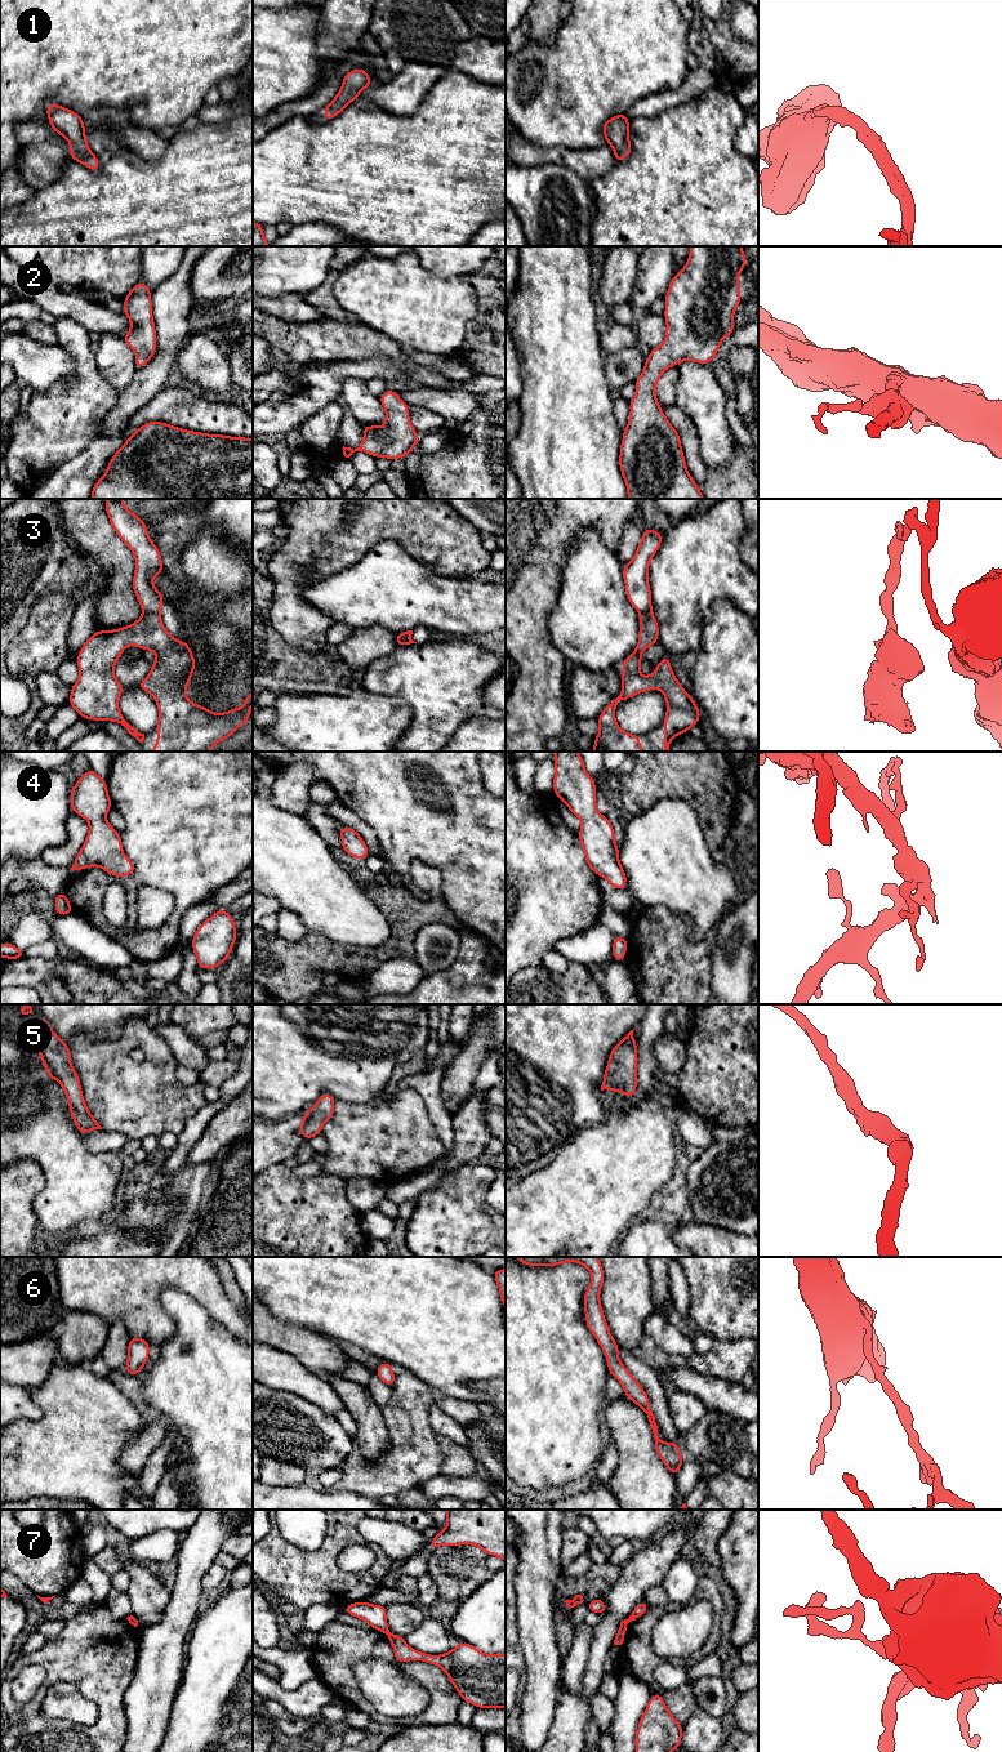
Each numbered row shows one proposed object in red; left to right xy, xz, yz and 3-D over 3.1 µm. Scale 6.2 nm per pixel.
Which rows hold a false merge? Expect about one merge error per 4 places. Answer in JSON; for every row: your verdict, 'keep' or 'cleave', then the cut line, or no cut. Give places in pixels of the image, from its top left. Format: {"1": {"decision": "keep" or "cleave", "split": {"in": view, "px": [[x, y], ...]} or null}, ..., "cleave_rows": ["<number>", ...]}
{"1": {"decision": "keep", "split": null}, "2": {"decision": "keep", "split": null}, "3": {"decision": "cleave", "split": {"in": "xz", "px": [[396, 634], [404, 636], [410, 642]]}}, "4": {"decision": "keep", "split": null}, "5": {"decision": "keep", "split": null}, "6": {"decision": "keep", "split": null}, "7": {"decision": "cleave", "split": {"in": "xz", "px": [[390, 1632], [386, 1634]]}}, "cleave_rows": ["3", "7"]}

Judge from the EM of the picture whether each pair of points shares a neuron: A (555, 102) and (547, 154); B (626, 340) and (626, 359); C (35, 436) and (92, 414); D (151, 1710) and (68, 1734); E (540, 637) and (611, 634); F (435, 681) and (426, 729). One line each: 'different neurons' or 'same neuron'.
A: different neurons
B: different neurons
C: same neuron
D: different neurons
E: different neurons
F: same neuron

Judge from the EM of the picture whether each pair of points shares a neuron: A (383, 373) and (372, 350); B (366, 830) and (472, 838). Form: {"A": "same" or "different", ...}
{"A": "different", "B": "different"}

